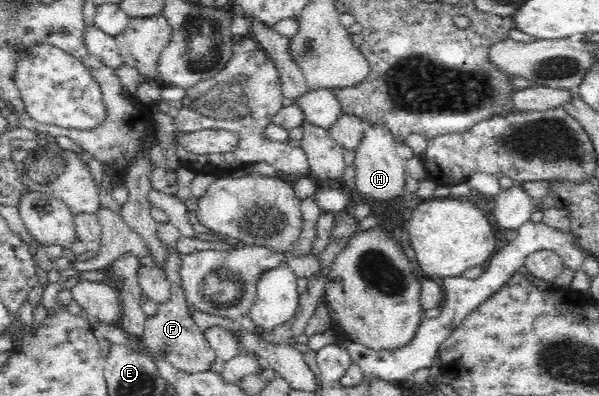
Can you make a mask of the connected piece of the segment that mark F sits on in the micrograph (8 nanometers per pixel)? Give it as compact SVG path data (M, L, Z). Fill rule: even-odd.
M170 222L157 223L156 235L168 247L168 258L164 264L164 271L172 284L171 292L169 300L159 305L154 315L146 317L140 343L145 348L145 352L150 352L151 356L170 362L172 366L184 372L210 371L210 364L217 359L216 351L209 345L205 334L198 329L192 315L190 316L188 313L188 305L185 304L185 294L181 285L179 268L182 254L175 250L175 246L182 235L178 228Z

